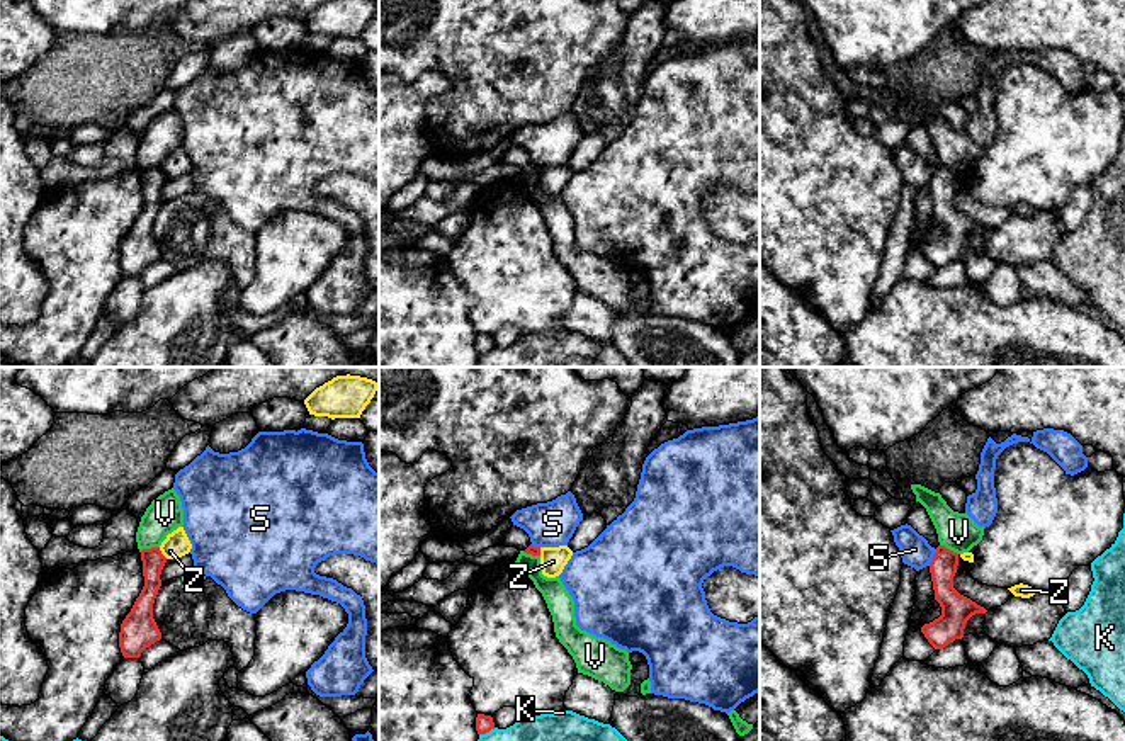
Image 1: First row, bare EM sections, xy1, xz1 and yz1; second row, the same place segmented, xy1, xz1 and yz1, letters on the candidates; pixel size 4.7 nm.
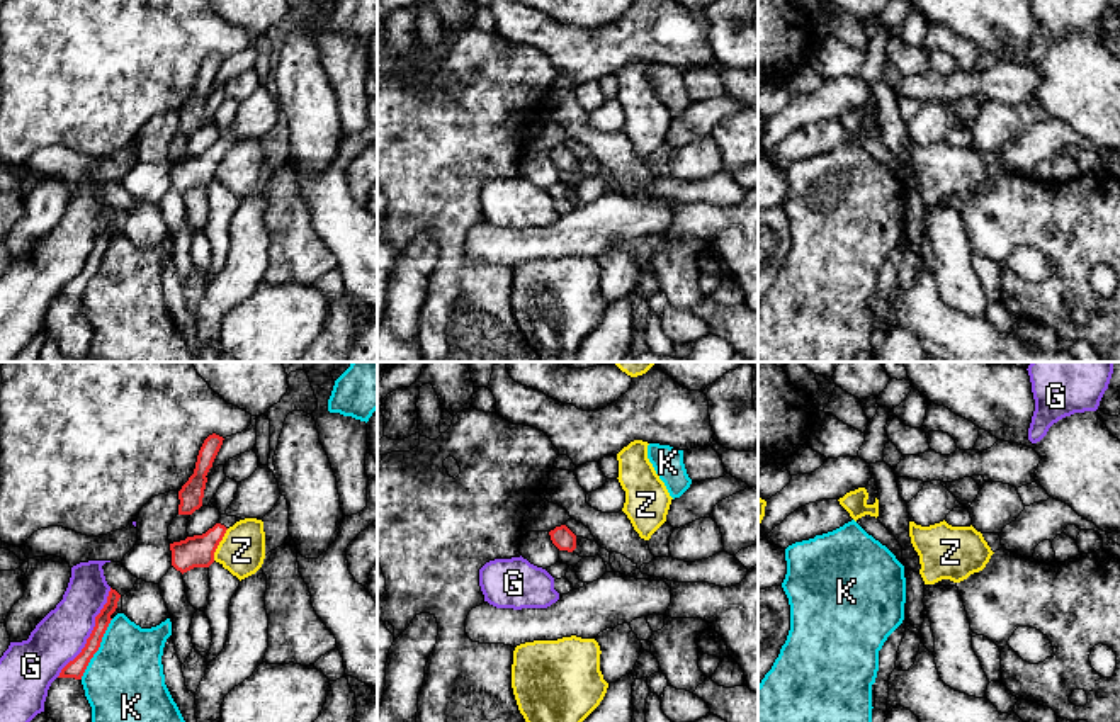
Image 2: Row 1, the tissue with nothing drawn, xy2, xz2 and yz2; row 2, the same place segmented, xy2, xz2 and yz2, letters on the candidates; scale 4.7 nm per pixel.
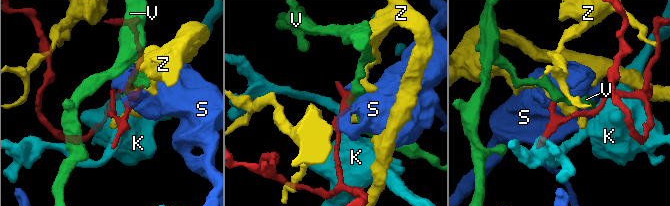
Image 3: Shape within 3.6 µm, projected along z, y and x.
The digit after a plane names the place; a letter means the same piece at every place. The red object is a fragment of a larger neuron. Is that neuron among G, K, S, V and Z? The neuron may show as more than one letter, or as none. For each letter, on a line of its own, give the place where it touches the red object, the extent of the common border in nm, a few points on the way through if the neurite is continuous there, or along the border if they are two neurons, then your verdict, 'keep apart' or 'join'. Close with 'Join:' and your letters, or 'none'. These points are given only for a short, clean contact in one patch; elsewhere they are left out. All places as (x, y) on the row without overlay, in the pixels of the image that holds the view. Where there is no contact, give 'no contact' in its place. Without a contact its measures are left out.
G: contact xy2 (92, 252); length 500 nm; keep apart
K: contact xy2 (97, 269); length 320 nm; keep apart
S: contact yz1 (933, 177); length 90 nm; border yz1 (937, 169), (928, 184); keep apart
V: contact xy1 (148, 169); length 100 nm; border xy1 (158, 165), (140, 170); keep apart
Z: contact xy2 (218, 163); length 170 nm; keep apart
Join: none

